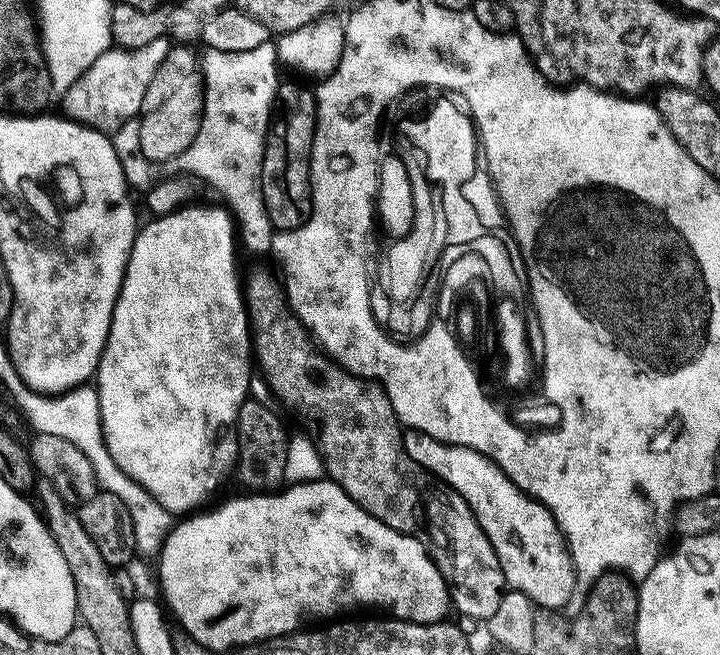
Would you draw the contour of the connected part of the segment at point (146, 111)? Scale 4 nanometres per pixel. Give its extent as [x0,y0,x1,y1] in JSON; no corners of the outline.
[140,46,202,160]

